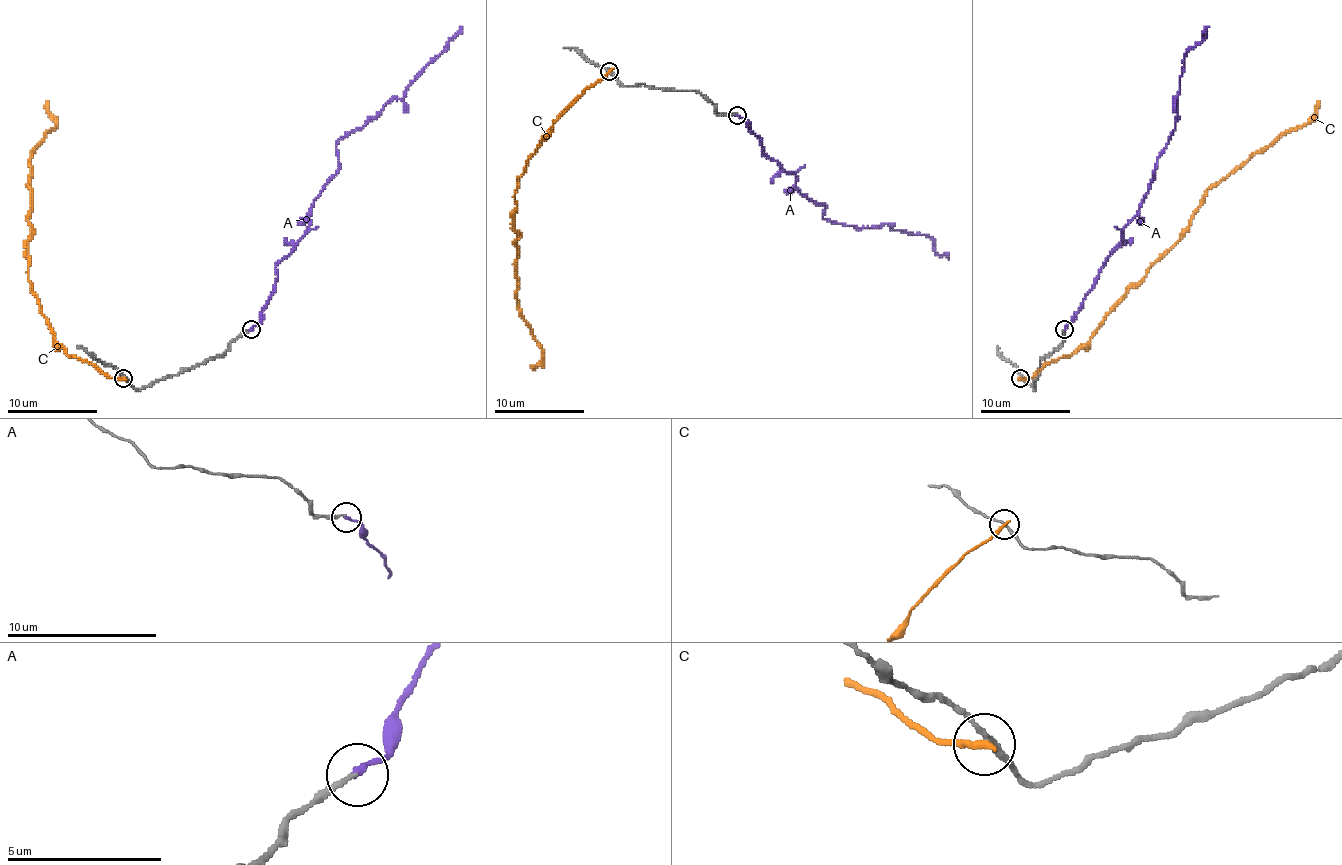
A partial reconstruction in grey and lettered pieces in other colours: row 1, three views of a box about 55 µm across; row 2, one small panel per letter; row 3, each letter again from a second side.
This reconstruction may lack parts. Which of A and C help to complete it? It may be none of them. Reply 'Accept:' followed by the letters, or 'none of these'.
Accept: A

